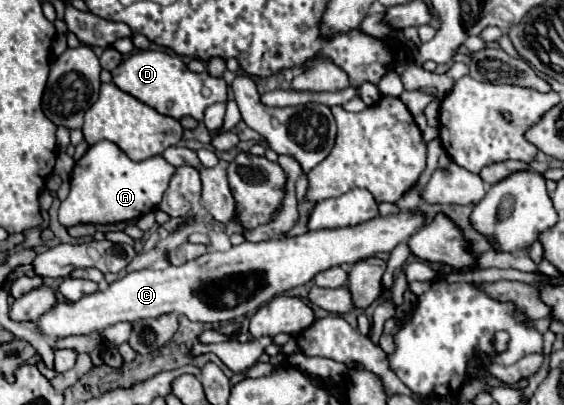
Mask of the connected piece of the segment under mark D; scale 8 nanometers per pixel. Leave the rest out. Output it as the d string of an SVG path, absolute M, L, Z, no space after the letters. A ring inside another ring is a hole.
M148 49L130 53L122 65L114 69L112 79L122 91L146 103L160 115L170 117L204 117L206 107L218 101L226 101L228 97L226 81L222 77L212 77L208 71L190 73L180 56L164 50Z

